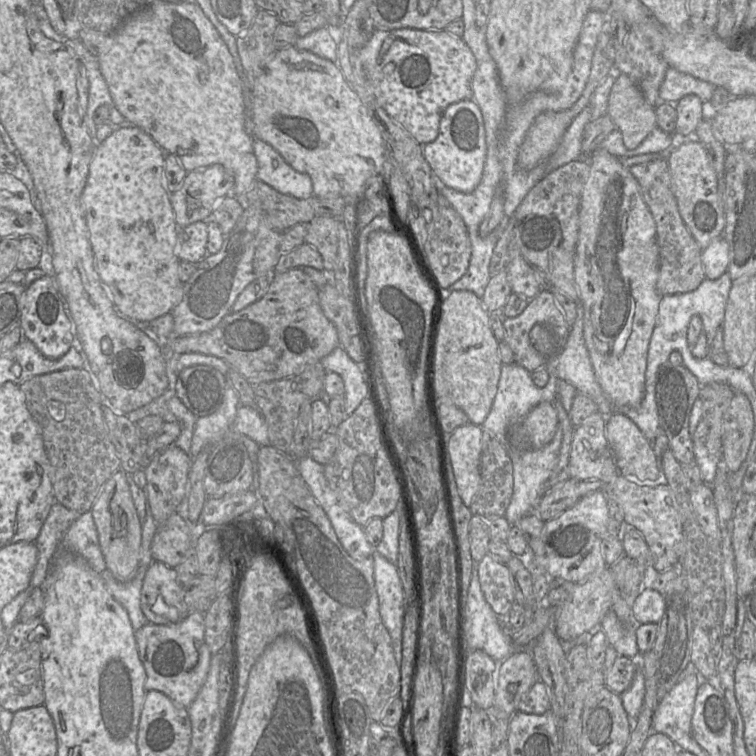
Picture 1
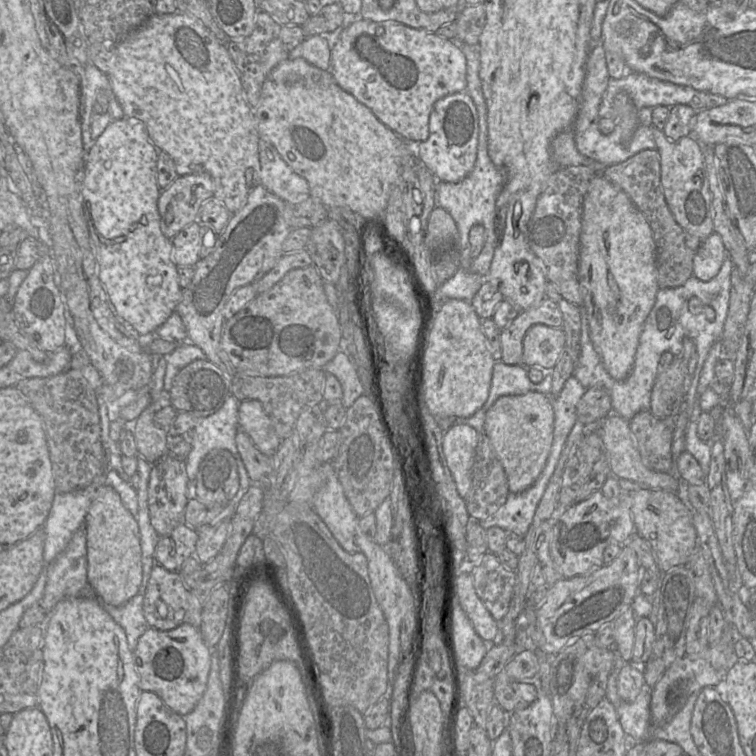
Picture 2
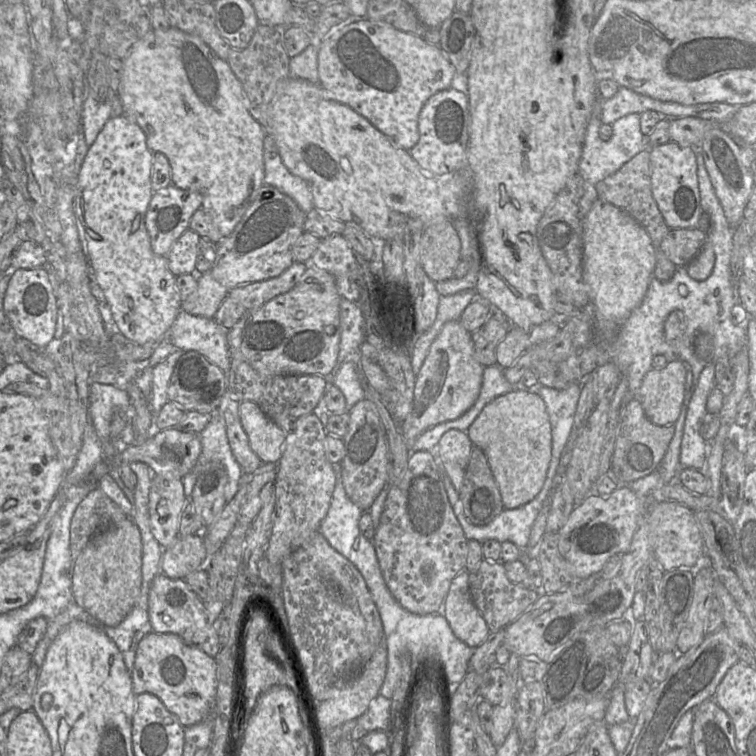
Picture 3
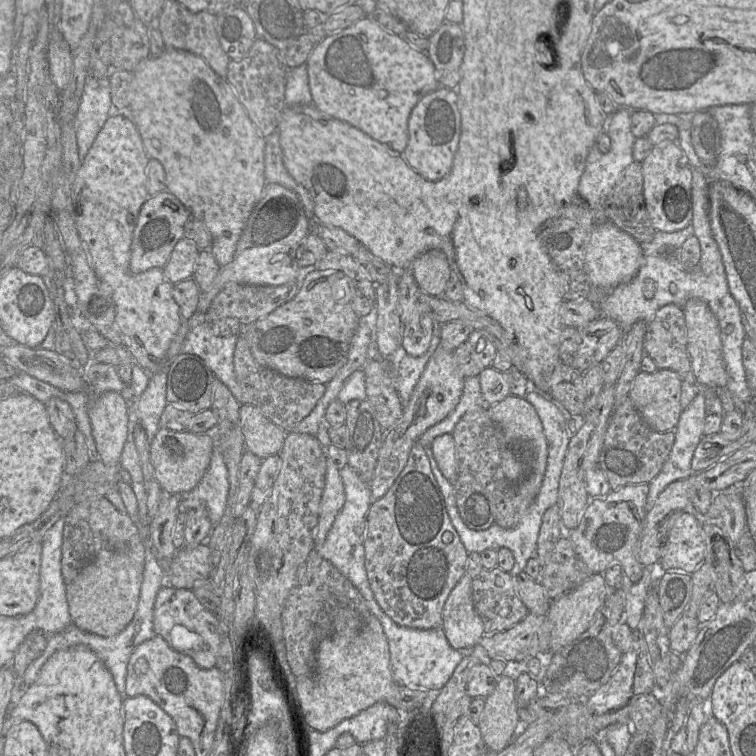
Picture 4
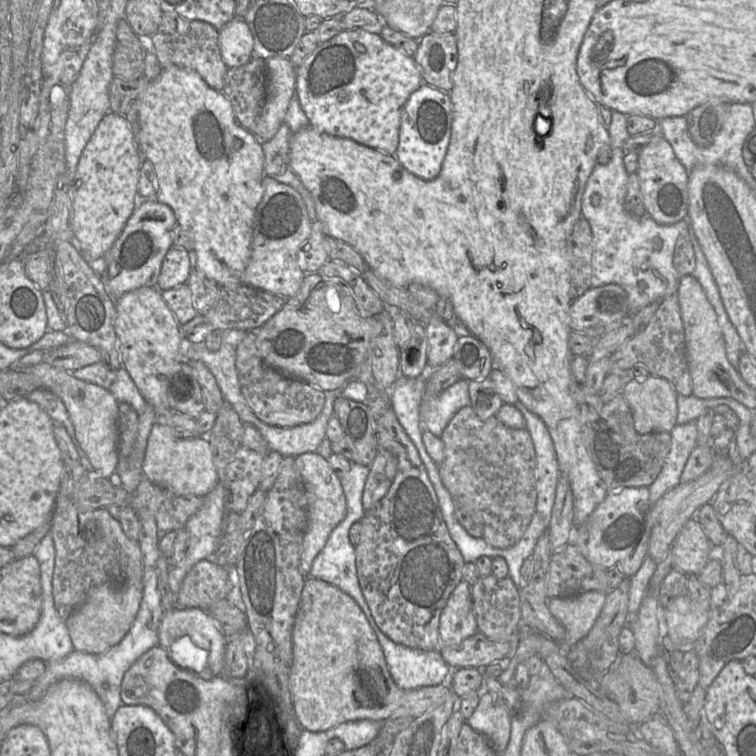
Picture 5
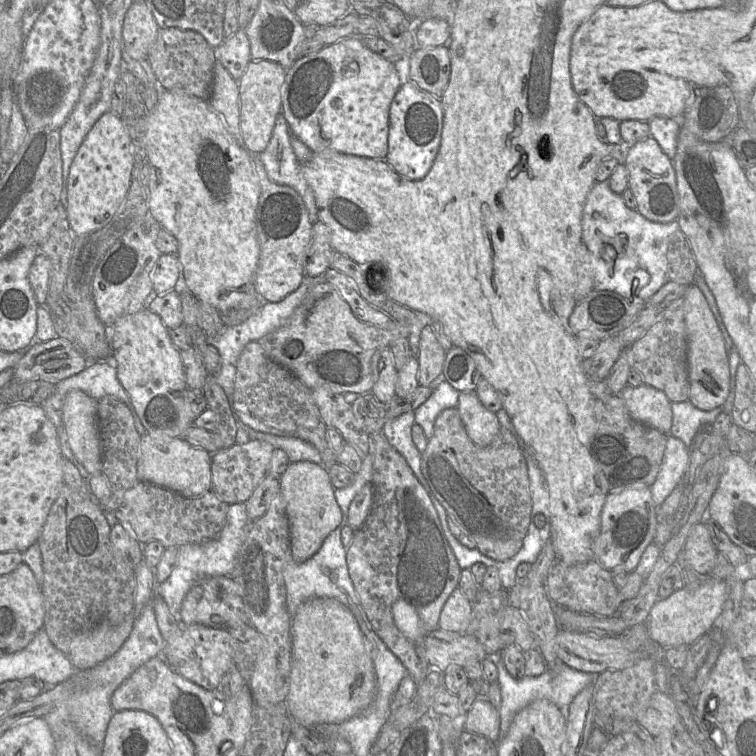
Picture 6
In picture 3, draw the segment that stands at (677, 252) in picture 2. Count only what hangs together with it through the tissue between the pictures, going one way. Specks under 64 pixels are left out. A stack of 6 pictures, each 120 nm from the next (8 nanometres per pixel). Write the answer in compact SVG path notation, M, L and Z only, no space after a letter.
M645 149L639 152L618 171L599 181L595 186L599 199L619 207L645 228L655 247L656 264L654 277L661 281L670 280L678 266L671 262L660 248L662 240L671 229L666 224L652 195L650 150Z

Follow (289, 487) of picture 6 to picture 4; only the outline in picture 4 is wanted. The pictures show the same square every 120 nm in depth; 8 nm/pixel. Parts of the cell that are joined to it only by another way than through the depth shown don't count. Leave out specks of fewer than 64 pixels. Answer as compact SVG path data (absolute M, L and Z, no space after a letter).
M327 459L325 486L321 498L318 524L314 529L314 549L320 548L334 520L345 503L345 489L337 469Z

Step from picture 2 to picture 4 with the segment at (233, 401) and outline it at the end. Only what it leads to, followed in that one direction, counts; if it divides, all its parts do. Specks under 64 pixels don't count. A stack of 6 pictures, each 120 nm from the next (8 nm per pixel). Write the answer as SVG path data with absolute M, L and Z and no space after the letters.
M214 436L214 449L209 467L198 485L188 493L181 495L179 512L205 506L210 521L215 526L225 512L228 492L228 470Z

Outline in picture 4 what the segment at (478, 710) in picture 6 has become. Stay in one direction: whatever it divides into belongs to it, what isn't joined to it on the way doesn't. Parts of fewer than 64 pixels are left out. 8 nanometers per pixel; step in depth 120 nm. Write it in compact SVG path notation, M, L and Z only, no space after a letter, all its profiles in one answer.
M499 675L494 691L485 698L478 726L486 748L500 752L521 728L516 701L516 680Z

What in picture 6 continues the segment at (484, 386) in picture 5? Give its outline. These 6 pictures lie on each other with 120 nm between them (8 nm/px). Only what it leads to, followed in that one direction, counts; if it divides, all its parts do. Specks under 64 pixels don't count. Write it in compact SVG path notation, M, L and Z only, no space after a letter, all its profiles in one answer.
M475 391L460 393L456 409L475 445L487 447L499 434L501 426L496 413L483 406Z

